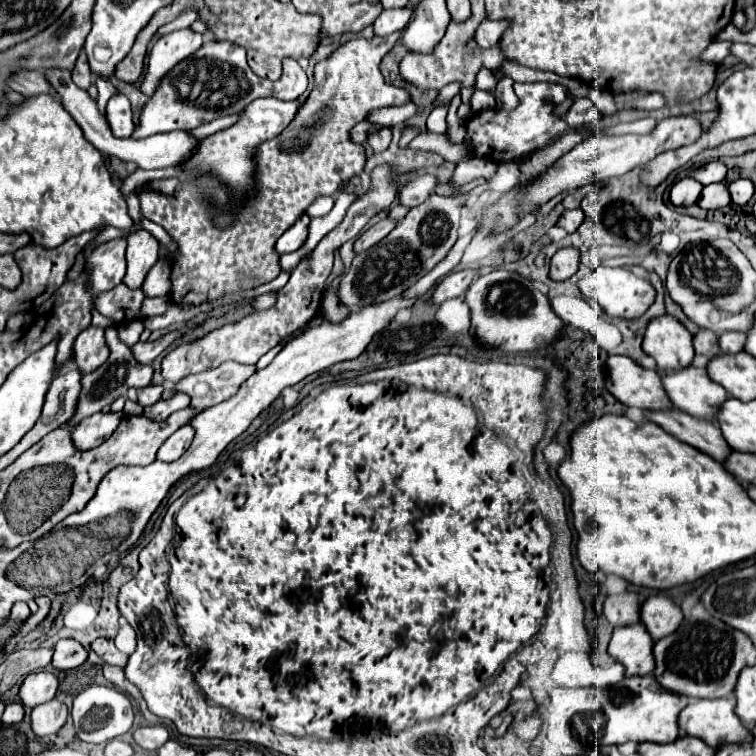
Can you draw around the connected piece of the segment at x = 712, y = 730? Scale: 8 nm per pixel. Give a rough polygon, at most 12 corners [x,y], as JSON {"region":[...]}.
{"region":[[692,699],[680,733],[708,745],[744,743],[752,731],[736,699]]}

